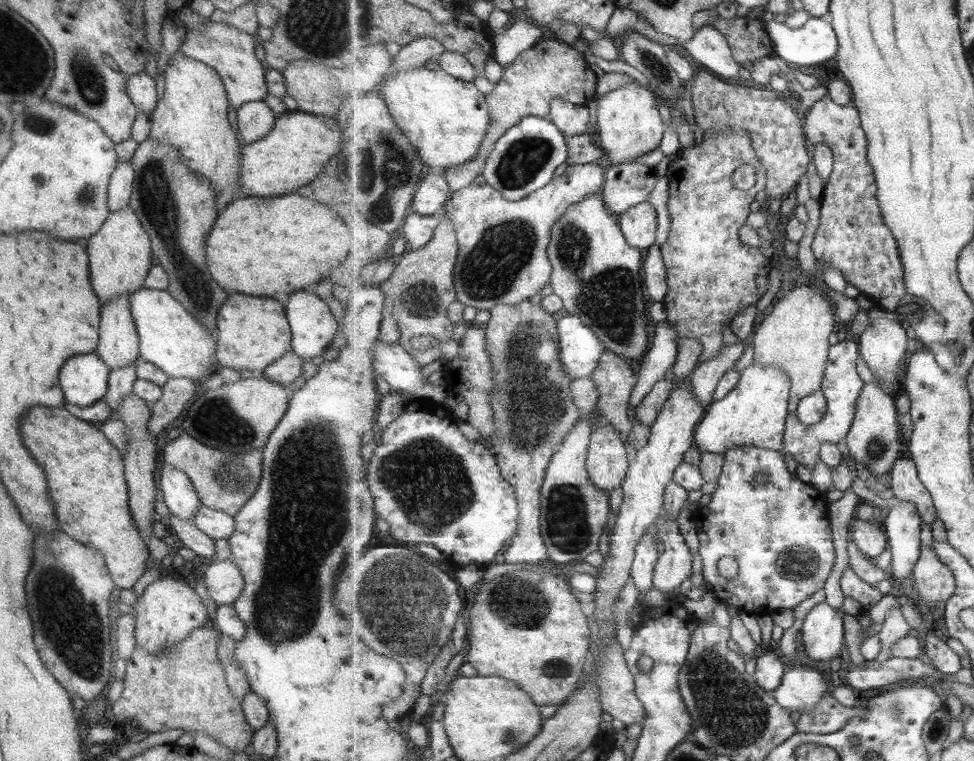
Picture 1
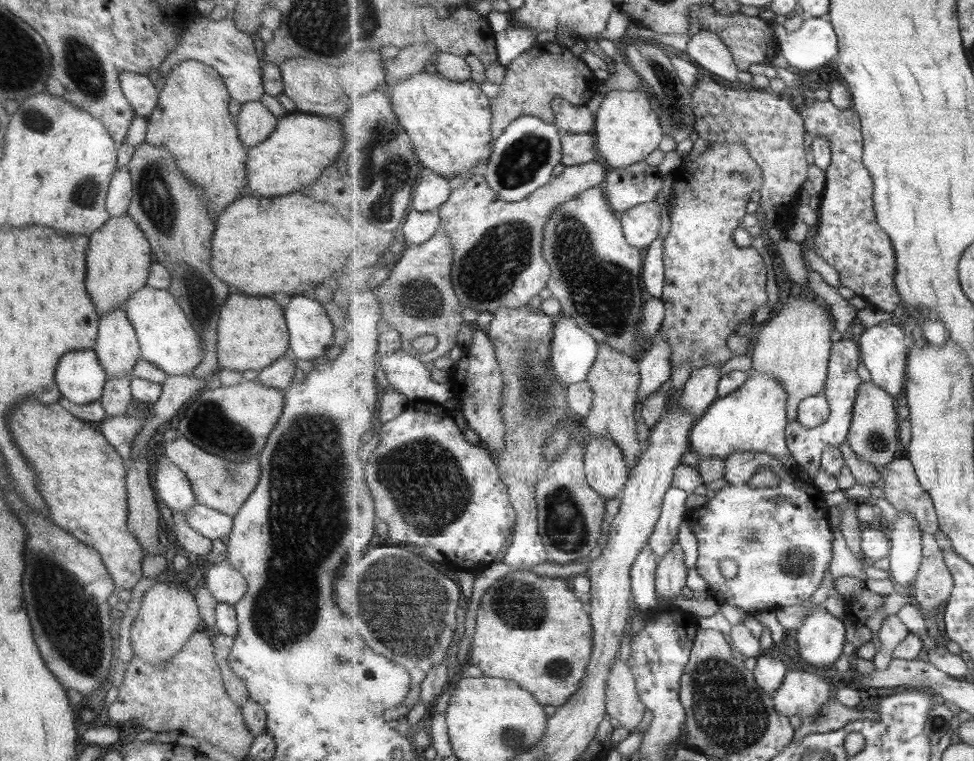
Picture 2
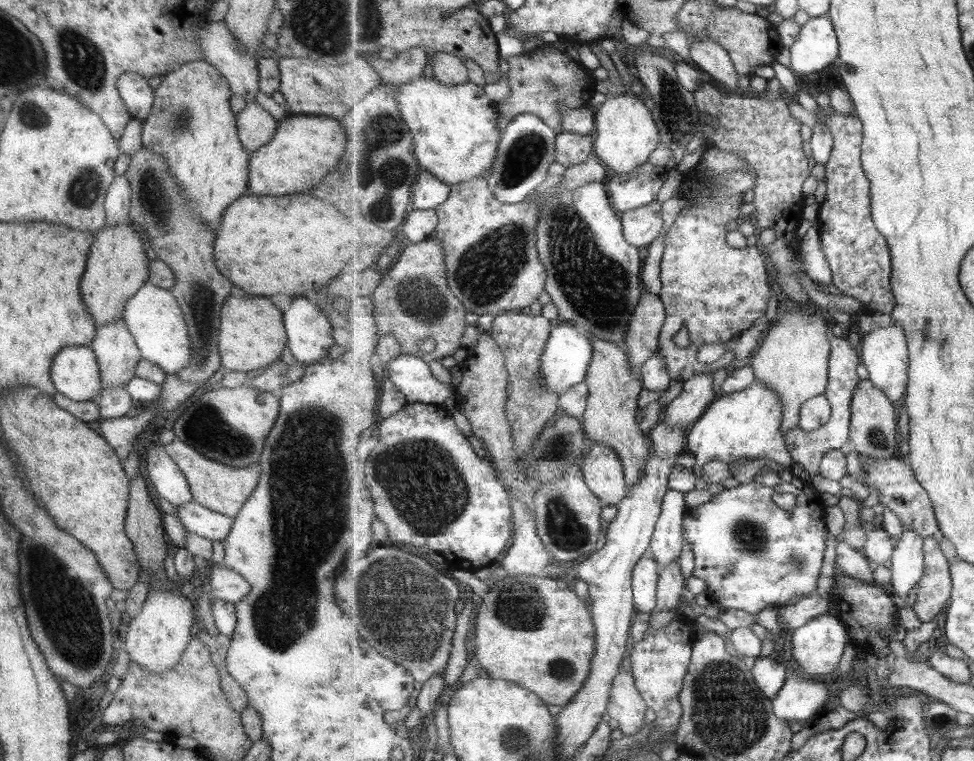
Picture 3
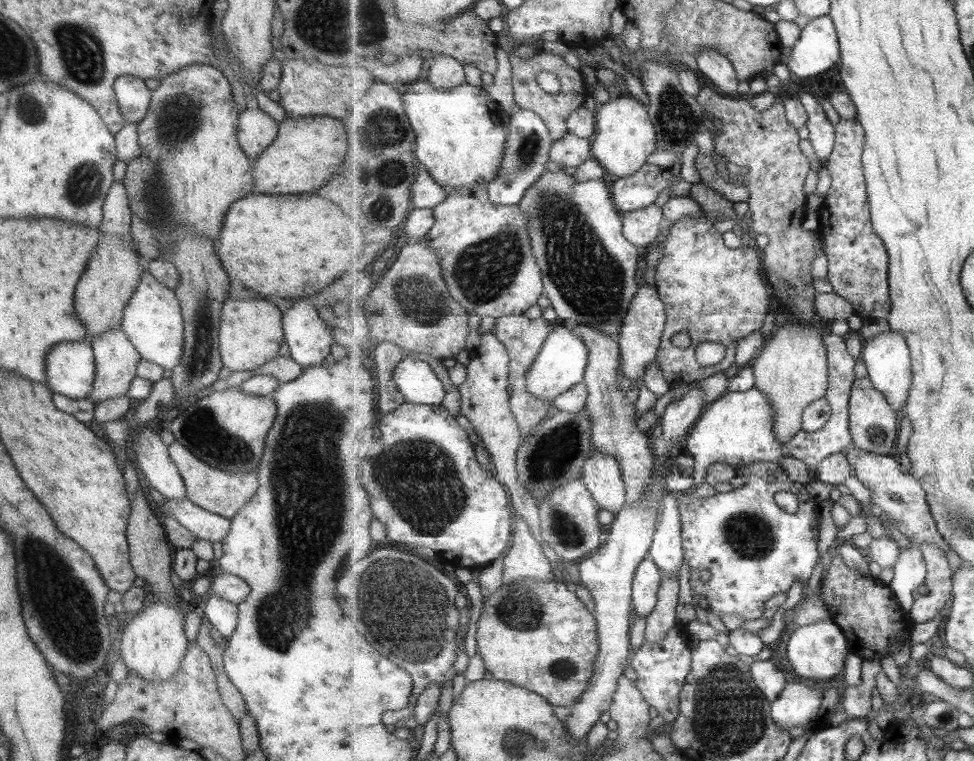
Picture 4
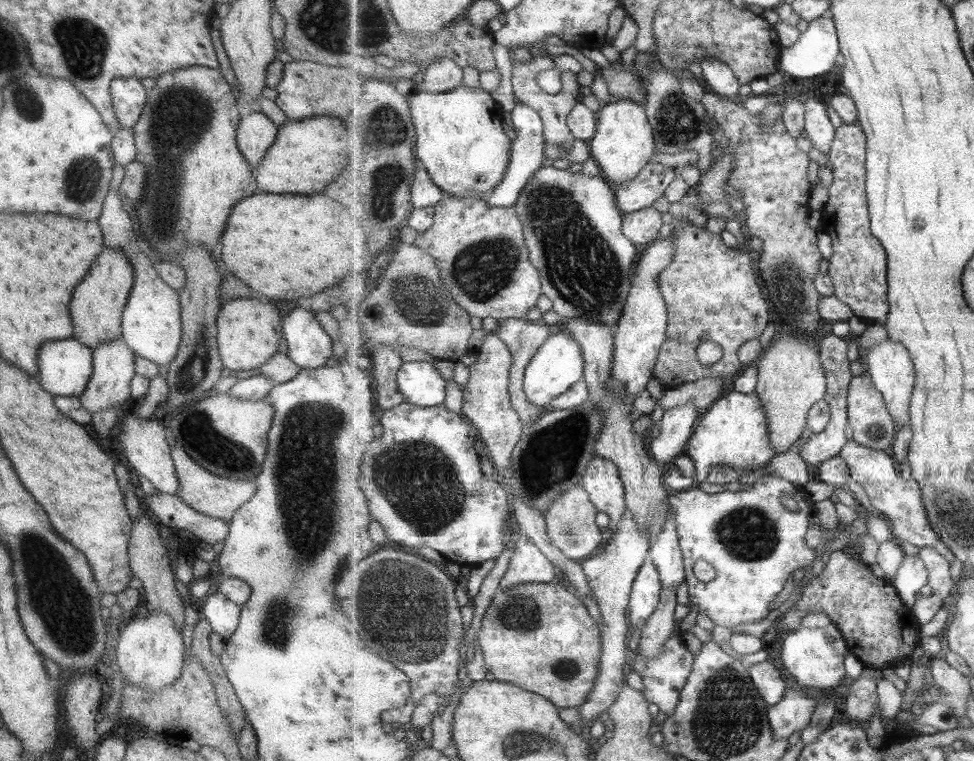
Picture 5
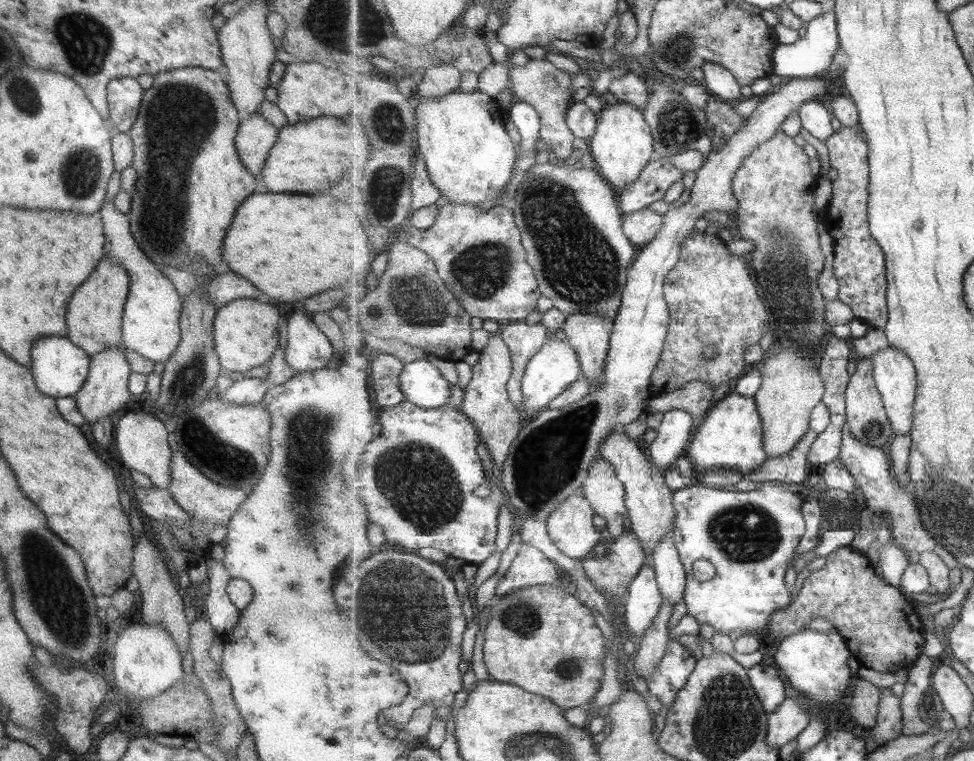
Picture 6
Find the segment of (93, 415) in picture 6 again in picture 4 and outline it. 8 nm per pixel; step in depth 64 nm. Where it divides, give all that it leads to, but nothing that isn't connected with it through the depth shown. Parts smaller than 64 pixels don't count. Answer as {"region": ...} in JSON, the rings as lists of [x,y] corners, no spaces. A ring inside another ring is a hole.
{"region":[[[121,328],[93,337],[90,340],[90,344],[94,357],[95,375],[92,382],[93,388],[91,388],[89,396],[85,396],[84,400],[91,402],[91,405],[97,407],[105,399],[126,395],[129,383],[136,375],[136,365],[141,358],[135,348],[133,348],[133,345],[129,343]]]}

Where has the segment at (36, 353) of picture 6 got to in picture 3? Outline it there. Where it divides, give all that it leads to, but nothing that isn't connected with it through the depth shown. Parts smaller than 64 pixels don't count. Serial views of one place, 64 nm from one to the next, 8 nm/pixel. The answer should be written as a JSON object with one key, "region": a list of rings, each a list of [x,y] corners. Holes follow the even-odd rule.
{"region":[[[67,346],[57,351],[51,362],[50,379],[58,394],[69,400],[81,402],[94,400],[101,392],[99,368],[90,346]]]}

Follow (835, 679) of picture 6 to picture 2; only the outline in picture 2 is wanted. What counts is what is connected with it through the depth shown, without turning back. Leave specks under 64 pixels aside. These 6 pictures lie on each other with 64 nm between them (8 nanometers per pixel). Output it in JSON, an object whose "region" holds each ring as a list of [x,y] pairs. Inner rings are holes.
{"region":[[[819,605],[796,629],[795,638],[800,658],[811,666],[833,669],[833,664],[843,654],[847,628],[843,619],[831,616],[823,605]]]}

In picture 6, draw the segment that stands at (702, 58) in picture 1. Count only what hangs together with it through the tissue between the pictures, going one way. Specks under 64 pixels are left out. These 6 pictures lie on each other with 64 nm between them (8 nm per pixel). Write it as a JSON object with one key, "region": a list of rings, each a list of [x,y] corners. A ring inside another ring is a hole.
{"region":[[[716,62],[705,63],[703,72],[704,82],[710,96],[732,103],[737,103],[743,99],[739,81],[723,64],[717,64]]]}

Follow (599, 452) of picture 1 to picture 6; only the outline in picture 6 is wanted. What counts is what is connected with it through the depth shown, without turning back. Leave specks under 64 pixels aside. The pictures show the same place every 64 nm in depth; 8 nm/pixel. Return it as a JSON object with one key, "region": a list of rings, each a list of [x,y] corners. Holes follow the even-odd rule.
{"region":[[[599,458],[592,464],[589,479],[585,481],[582,490],[596,514],[606,521],[611,536],[617,539],[625,533],[625,514],[628,514],[626,488],[618,477],[617,470],[608,460]]]}

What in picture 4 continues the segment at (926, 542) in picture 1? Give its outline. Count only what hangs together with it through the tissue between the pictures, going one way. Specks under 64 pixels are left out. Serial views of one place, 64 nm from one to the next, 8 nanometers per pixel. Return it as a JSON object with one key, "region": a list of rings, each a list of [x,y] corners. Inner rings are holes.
{"region":[[[932,542],[923,543],[920,547],[928,566],[924,584],[928,592],[925,596],[917,595],[913,609],[909,612],[916,624],[939,618],[939,612],[943,611],[949,598],[953,597],[954,591],[954,573],[945,551]]]}

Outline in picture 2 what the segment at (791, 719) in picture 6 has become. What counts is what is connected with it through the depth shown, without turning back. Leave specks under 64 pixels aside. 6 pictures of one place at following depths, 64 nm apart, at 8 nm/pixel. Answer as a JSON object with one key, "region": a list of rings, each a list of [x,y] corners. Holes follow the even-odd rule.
{"region":[[[789,671],[783,686],[774,694],[774,705],[783,716],[807,718],[817,715],[831,700],[827,676],[806,671]]]}

